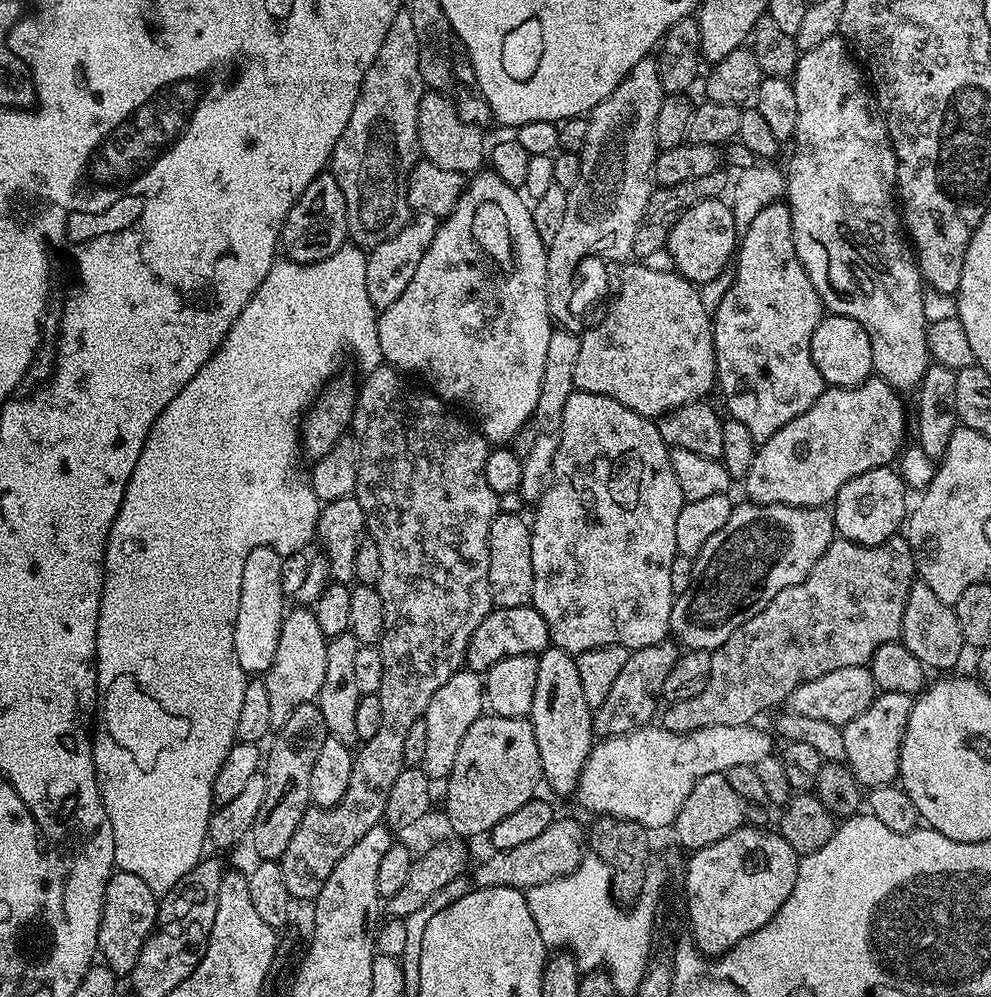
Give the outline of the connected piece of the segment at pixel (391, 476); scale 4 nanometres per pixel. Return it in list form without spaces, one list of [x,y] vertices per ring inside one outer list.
[[[391,366],[375,368],[363,379],[364,385],[361,383],[356,393],[356,409],[352,415],[350,432],[355,436],[360,447],[358,482],[354,495],[358,506],[362,506],[367,535],[374,542],[378,542],[378,551],[382,558],[382,578],[378,578],[378,582],[374,586],[380,592],[382,610],[384,611],[384,637],[380,639],[378,645],[382,654],[382,686],[378,693],[382,702],[382,723],[380,729],[374,734],[374,738],[363,741],[359,745],[360,752],[358,748],[350,770],[350,786],[346,786],[346,794],[342,798],[342,802],[329,808],[309,806],[306,814],[302,814],[302,822],[298,822],[298,830],[294,830],[294,838],[290,838],[290,846],[286,846],[286,854],[280,856],[278,863],[282,870],[282,878],[286,882],[286,890],[290,890],[292,899],[296,902],[300,902],[300,900],[315,901],[322,886],[326,886],[326,878],[330,878],[330,870],[334,870],[334,866],[338,866],[342,854],[346,854],[346,850],[350,850],[350,846],[355,846],[373,826],[382,823],[386,802],[390,798],[390,790],[394,787],[398,774],[406,766],[402,754],[404,743],[406,743],[406,733],[410,731],[410,726],[414,726],[414,722],[423,720],[426,706],[430,706],[430,698],[434,698],[437,690],[445,682],[450,682],[450,678],[454,678],[454,674],[465,667],[470,638],[474,634],[474,630],[478,630],[478,622],[482,622],[482,618],[486,618],[494,607],[490,594],[490,578],[488,577],[490,574],[488,539],[490,538],[490,526],[501,511],[502,505],[494,494],[494,490],[490,490],[490,485],[486,482],[486,458],[490,451],[489,441],[485,440],[484,435],[471,423],[468,425],[462,417],[455,416],[452,413],[455,411],[439,396],[428,390],[419,392],[418,389],[411,388],[408,385],[409,377],[405,373],[397,372]]]

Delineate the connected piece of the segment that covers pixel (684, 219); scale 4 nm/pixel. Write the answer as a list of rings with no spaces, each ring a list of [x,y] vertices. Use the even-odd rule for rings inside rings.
[[[700,200],[697,204],[689,203],[677,216],[674,226],[668,235],[666,250],[672,259],[672,268],[691,280],[697,286],[709,284],[711,280],[719,280],[725,275],[724,267],[733,263],[738,251],[738,229],[734,222],[731,203],[720,200]]]

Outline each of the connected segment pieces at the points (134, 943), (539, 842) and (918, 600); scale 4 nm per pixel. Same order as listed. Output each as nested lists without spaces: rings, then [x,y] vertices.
[[[119,870],[113,871],[112,877],[106,882],[106,894],[104,895],[104,905],[102,906],[102,922],[98,926],[98,942],[96,943],[98,949],[98,956],[103,963],[107,964],[108,969],[112,971],[118,978],[131,977],[134,966],[138,962],[138,954],[142,950],[142,946],[148,940],[148,935],[152,933],[152,929],[156,927],[156,909],[158,907],[157,893],[150,890],[150,886],[146,886],[146,882],[142,882],[142,878],[138,878],[138,874],[130,874],[129,872],[122,872]]]
[[[553,820],[538,838],[526,842],[522,846],[514,846],[514,850],[501,852],[489,851],[489,856],[476,868],[472,876],[472,884],[478,888],[519,888],[527,890],[542,882],[550,882],[555,876],[570,874],[586,855],[586,832],[580,829],[576,820]]]
[[[923,582],[913,584],[910,594],[906,598],[906,610],[902,614],[902,630],[900,631],[900,640],[922,662],[925,669],[932,670],[937,668],[937,673],[944,674],[960,660],[960,655],[966,651],[962,626],[958,626],[958,614],[953,605],[942,602],[930,586]]]

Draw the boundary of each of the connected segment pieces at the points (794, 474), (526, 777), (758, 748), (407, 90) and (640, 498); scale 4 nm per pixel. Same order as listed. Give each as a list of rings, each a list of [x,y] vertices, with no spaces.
[[[875,374],[863,380],[856,388],[825,387],[823,394],[794,422],[786,422],[774,438],[763,441],[757,447],[753,464],[742,485],[748,491],[747,499],[754,504],[789,504],[799,508],[823,508],[836,499],[838,490],[858,474],[866,470],[887,468],[899,457],[905,447],[904,431],[909,431],[910,416],[904,413],[901,393],[891,388]]]
[[[482,714],[466,730],[454,758],[454,770],[450,770],[446,781],[448,824],[462,838],[487,835],[502,818],[532,800],[541,784],[538,742],[534,742],[531,719]]]
[[[743,724],[742,726],[706,726],[702,730],[694,730],[693,732],[671,732],[662,726],[649,726],[647,728],[639,728],[633,732],[627,732],[621,736],[610,736],[601,739],[599,742],[593,743],[592,745],[592,753],[586,762],[586,766],[582,770],[580,781],[574,793],[575,799],[580,799],[580,804],[586,811],[597,812],[595,815],[600,818],[615,816],[618,820],[633,820],[641,824],[643,828],[649,830],[655,830],[655,828],[665,828],[665,830],[671,829],[673,822],[678,818],[678,810],[682,810],[682,802],[686,802],[686,797],[690,794],[690,790],[694,790],[694,785],[696,785],[700,779],[706,778],[706,774],[718,774],[719,772],[727,774],[730,770],[730,766],[755,765],[758,762],[762,762],[762,758],[773,755],[773,733],[771,731],[769,731],[770,733],[763,732],[762,729],[756,727],[757,726],[753,726],[752,724]]]
[[[405,10],[394,18],[394,22],[390,22],[382,50],[378,50],[378,58],[374,58],[370,70],[366,70],[366,78],[360,84],[354,114],[350,114],[350,122],[346,122],[346,130],[342,130],[342,138],[338,138],[332,151],[330,171],[342,190],[342,198],[346,198],[348,234],[351,243],[358,248],[371,250],[386,242],[386,238],[394,238],[394,234],[402,231],[414,216],[406,198],[406,186],[410,170],[414,170],[416,163],[422,159],[418,138],[418,106],[426,89],[422,82],[422,70],[418,70],[419,53],[414,22]]]
[[[574,390],[570,398],[566,398],[566,411],[562,414],[562,430],[558,442],[558,454],[554,454],[552,479],[548,489],[535,505],[536,517],[531,517],[530,527],[530,562],[534,562],[534,594],[531,607],[546,618],[549,641],[555,647],[573,654],[586,650],[594,650],[602,646],[617,644],[629,650],[642,646],[654,646],[654,642],[662,642],[670,636],[670,618],[674,615],[674,597],[670,586],[670,566],[678,555],[674,542],[674,529],[678,523],[678,514],[686,503],[682,490],[678,486],[678,478],[674,478],[672,453],[668,443],[662,438],[659,427],[649,417],[638,414],[622,402],[614,398],[606,398],[602,394]]]

